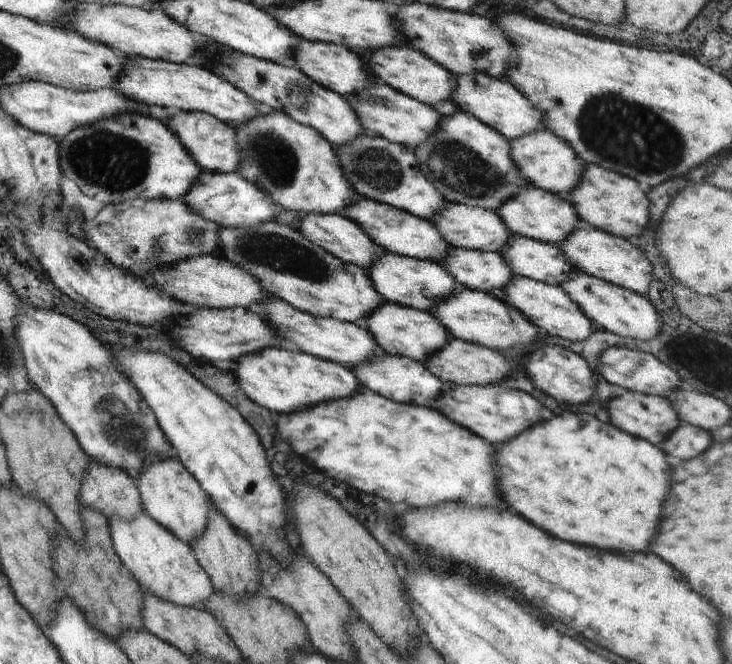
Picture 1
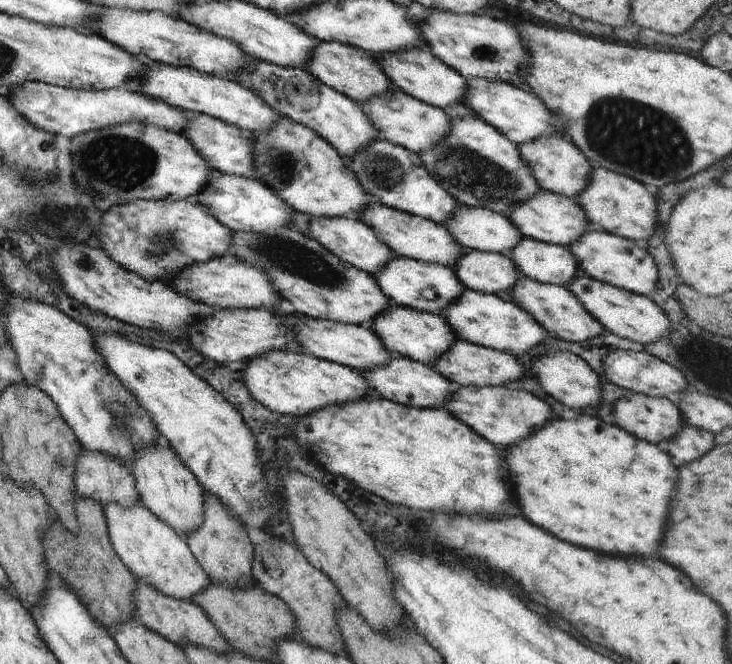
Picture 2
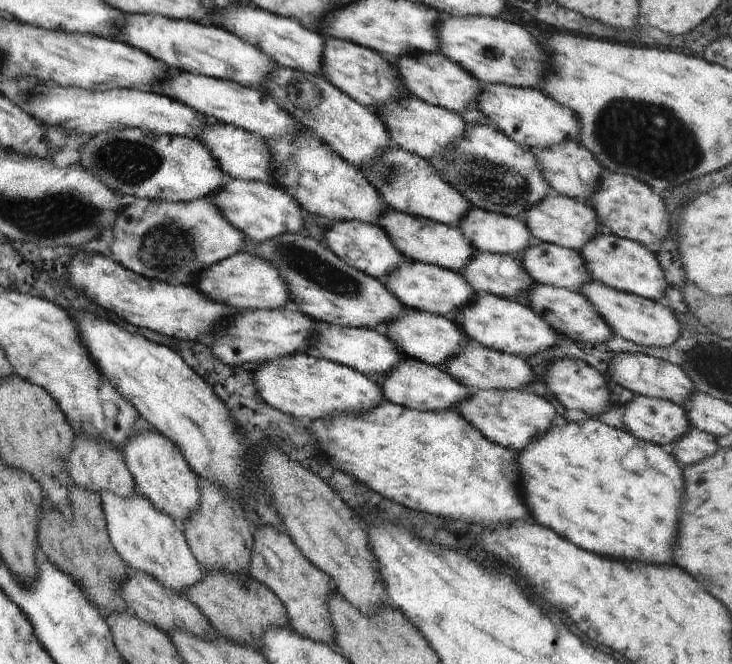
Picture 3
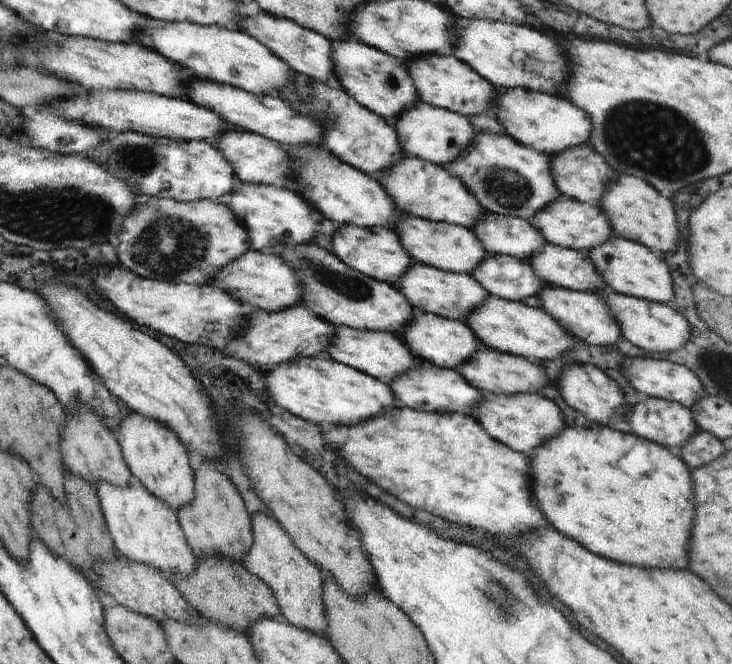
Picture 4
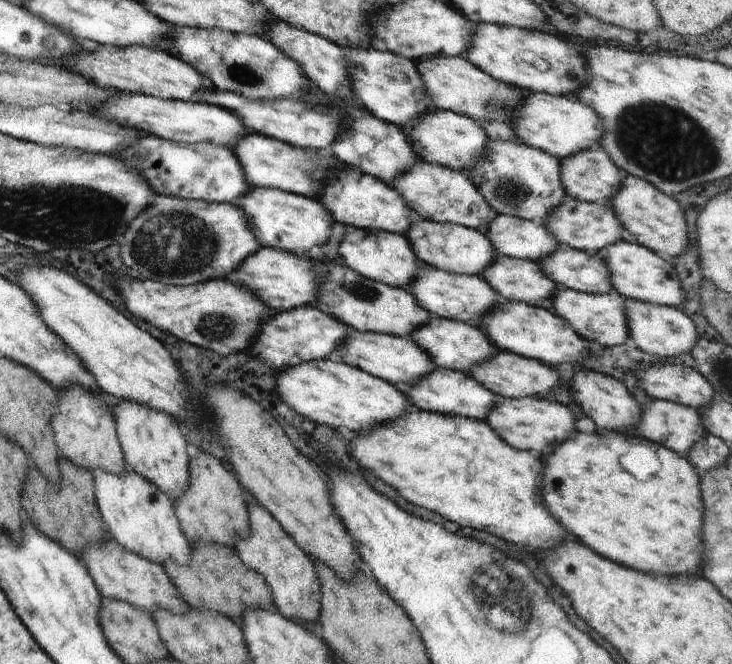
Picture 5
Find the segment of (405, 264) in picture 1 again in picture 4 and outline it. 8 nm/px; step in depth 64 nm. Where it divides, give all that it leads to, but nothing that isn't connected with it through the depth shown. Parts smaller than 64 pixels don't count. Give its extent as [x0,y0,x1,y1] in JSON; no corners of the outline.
[394,262,488,322]

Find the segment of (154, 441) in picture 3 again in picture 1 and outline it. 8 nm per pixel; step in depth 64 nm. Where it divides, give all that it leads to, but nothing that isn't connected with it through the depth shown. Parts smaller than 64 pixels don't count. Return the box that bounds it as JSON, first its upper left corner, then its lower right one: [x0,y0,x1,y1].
[136,458,209,545]

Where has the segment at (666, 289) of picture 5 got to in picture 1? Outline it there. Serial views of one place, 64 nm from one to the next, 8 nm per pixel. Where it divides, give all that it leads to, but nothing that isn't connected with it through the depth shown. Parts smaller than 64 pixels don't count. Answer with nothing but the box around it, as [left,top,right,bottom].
[559,224,655,297]

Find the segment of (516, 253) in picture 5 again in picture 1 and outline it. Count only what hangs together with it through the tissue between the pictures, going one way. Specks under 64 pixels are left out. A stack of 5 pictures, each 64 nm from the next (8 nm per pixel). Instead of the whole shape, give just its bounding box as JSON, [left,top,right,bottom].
[430,203,512,253]

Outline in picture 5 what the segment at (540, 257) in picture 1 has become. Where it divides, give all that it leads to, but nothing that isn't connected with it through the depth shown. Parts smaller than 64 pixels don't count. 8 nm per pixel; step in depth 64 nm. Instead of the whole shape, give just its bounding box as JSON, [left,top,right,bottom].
[538,245,613,295]

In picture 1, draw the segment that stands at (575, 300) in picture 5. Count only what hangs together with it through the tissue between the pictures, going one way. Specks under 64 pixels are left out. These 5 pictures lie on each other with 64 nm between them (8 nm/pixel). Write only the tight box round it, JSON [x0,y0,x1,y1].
[503,275,598,342]

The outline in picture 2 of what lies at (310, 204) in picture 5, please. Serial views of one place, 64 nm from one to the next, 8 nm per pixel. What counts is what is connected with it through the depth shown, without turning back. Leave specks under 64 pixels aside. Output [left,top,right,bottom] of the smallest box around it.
[192,171,292,234]

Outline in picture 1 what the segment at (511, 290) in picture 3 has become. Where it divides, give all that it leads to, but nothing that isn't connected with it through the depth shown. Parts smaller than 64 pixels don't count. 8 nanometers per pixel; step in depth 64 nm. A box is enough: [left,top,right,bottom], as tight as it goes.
[442,247,514,293]

